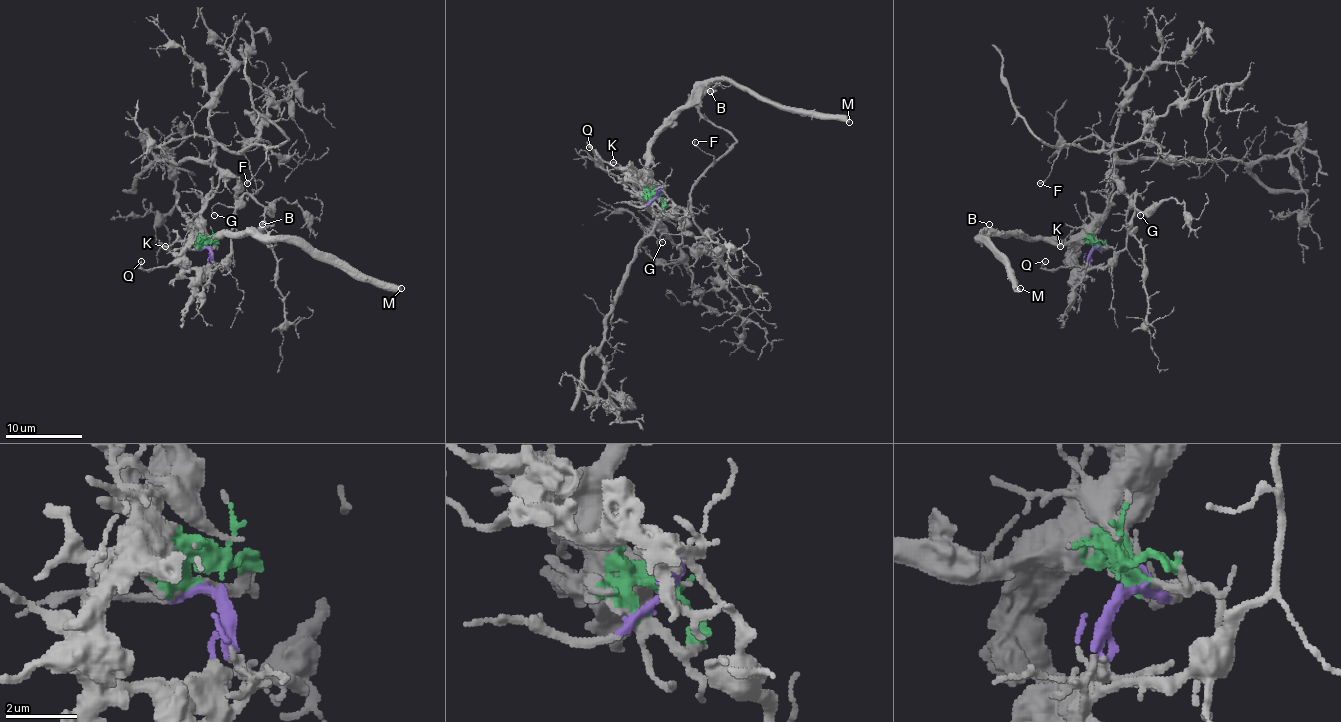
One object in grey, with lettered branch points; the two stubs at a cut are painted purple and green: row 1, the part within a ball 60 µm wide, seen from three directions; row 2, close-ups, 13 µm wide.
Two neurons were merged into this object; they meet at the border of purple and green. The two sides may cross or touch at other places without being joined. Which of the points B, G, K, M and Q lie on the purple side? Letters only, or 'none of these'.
G

